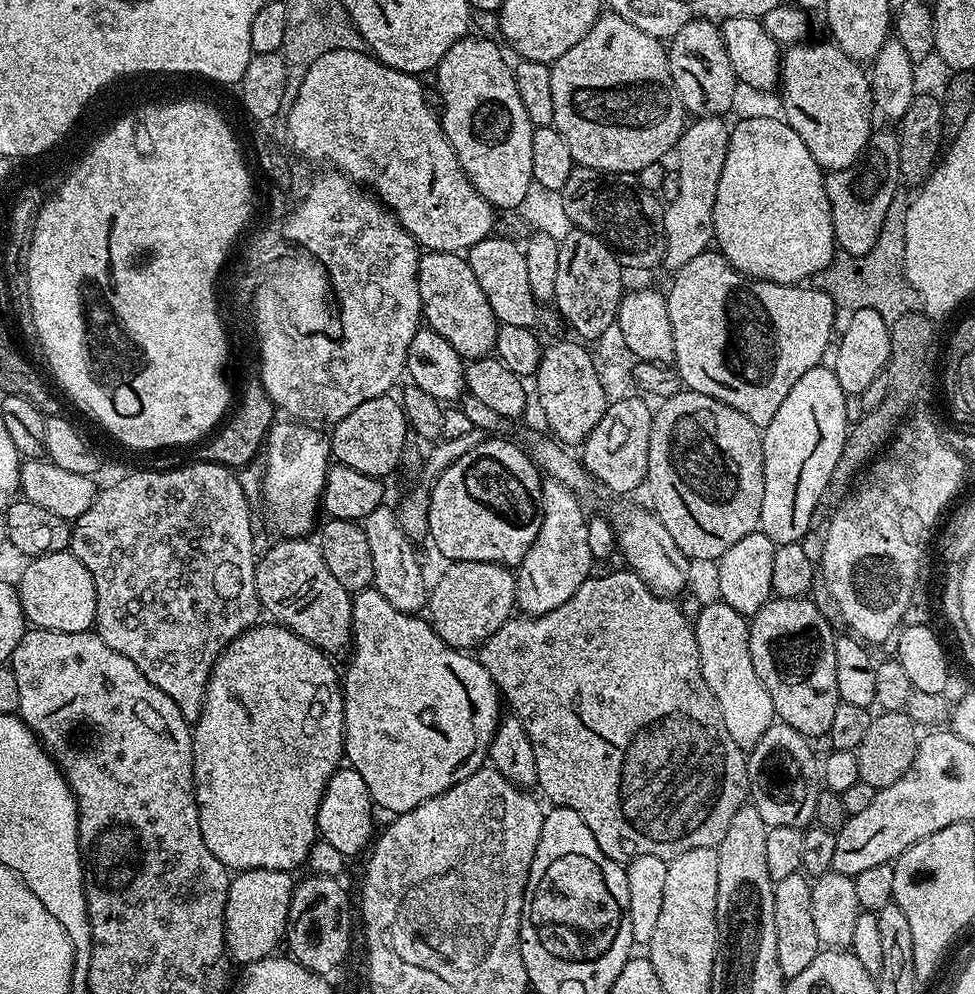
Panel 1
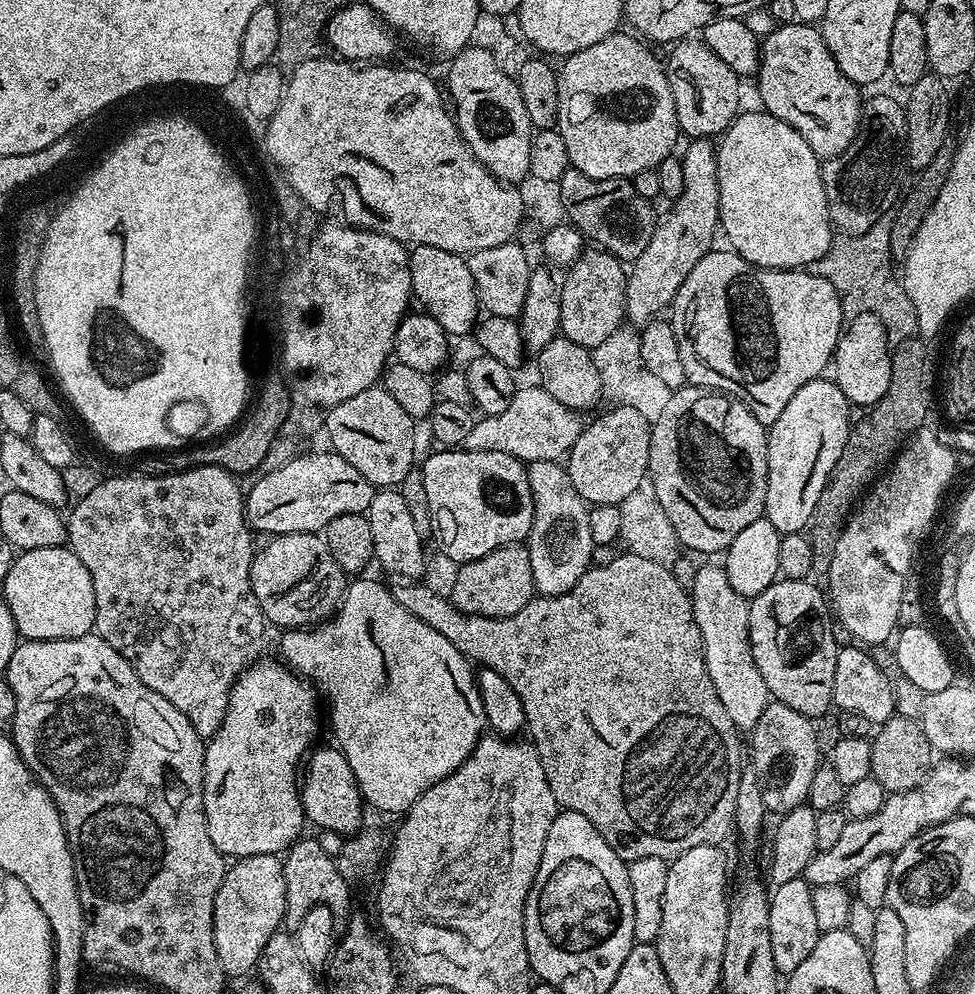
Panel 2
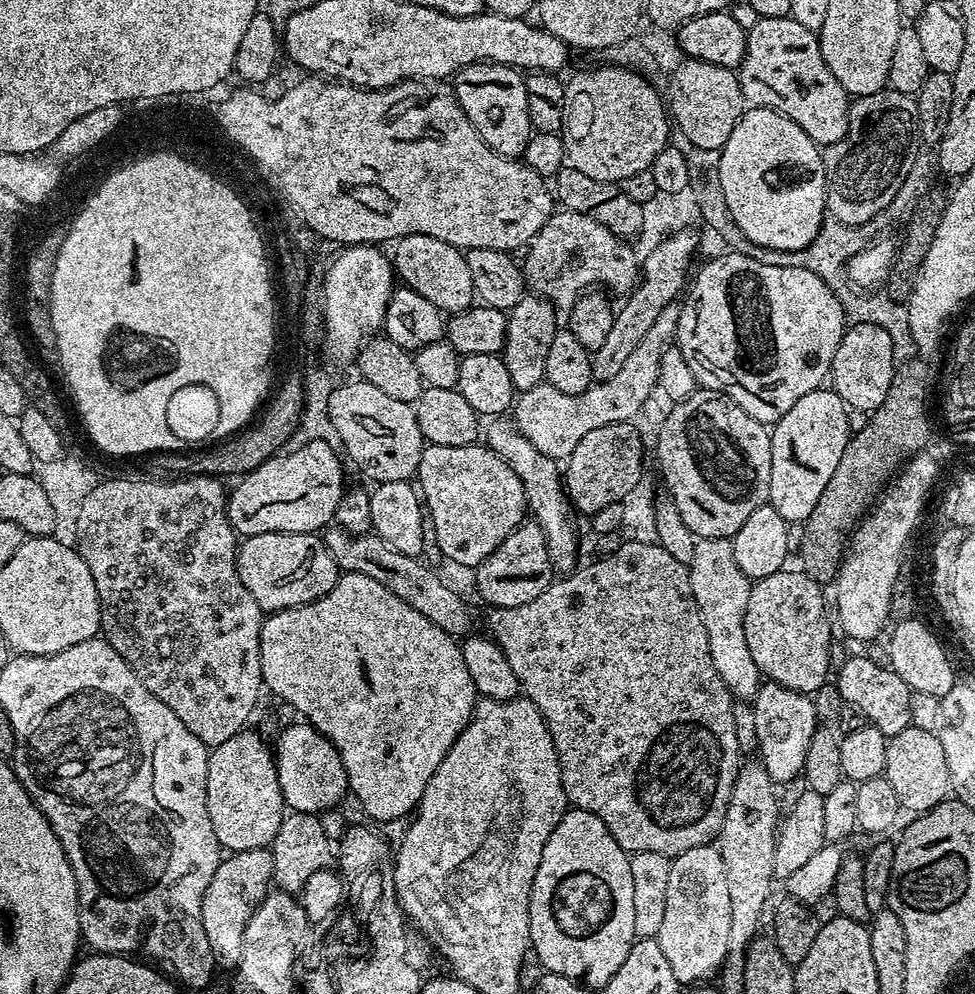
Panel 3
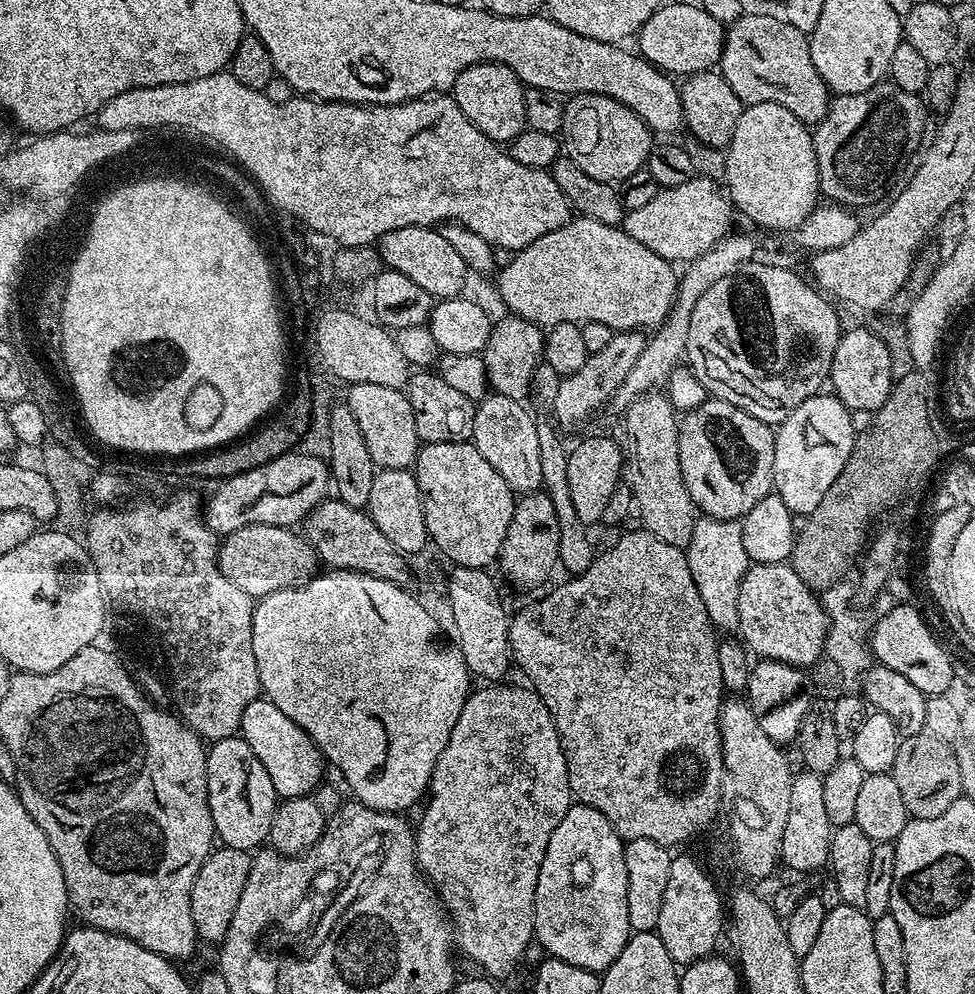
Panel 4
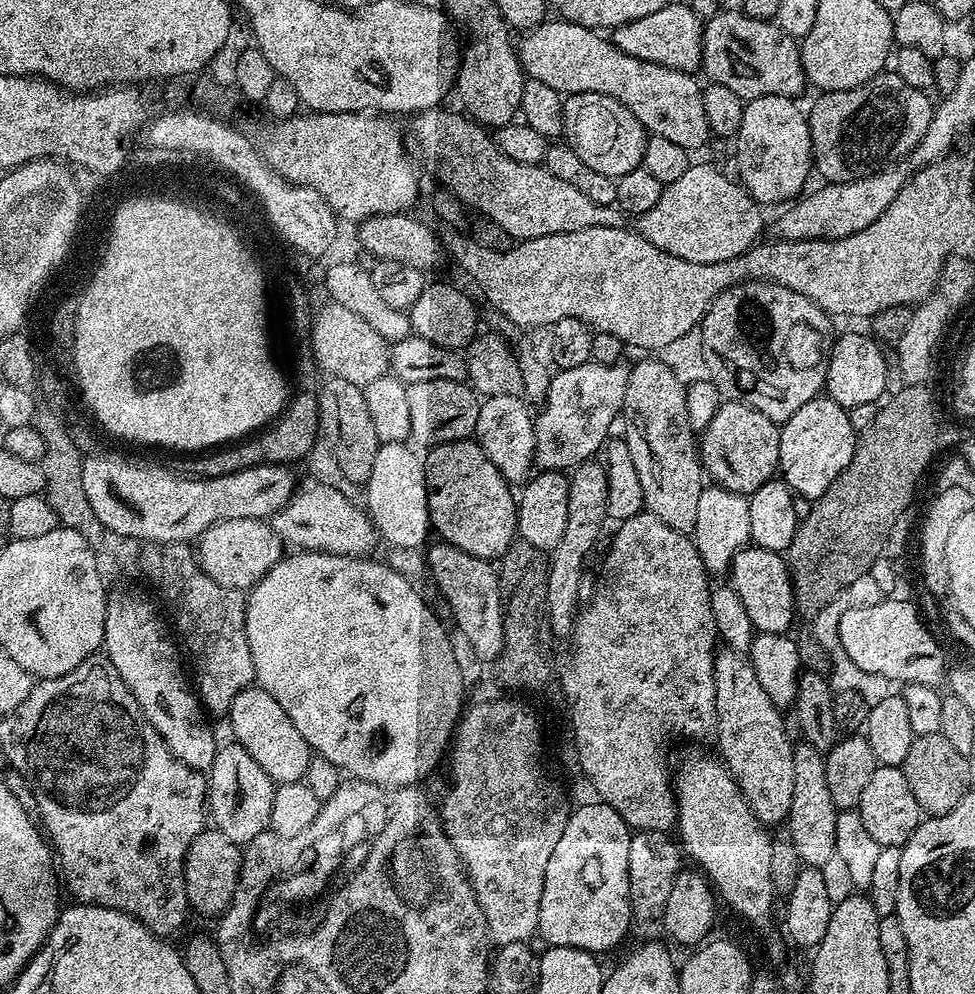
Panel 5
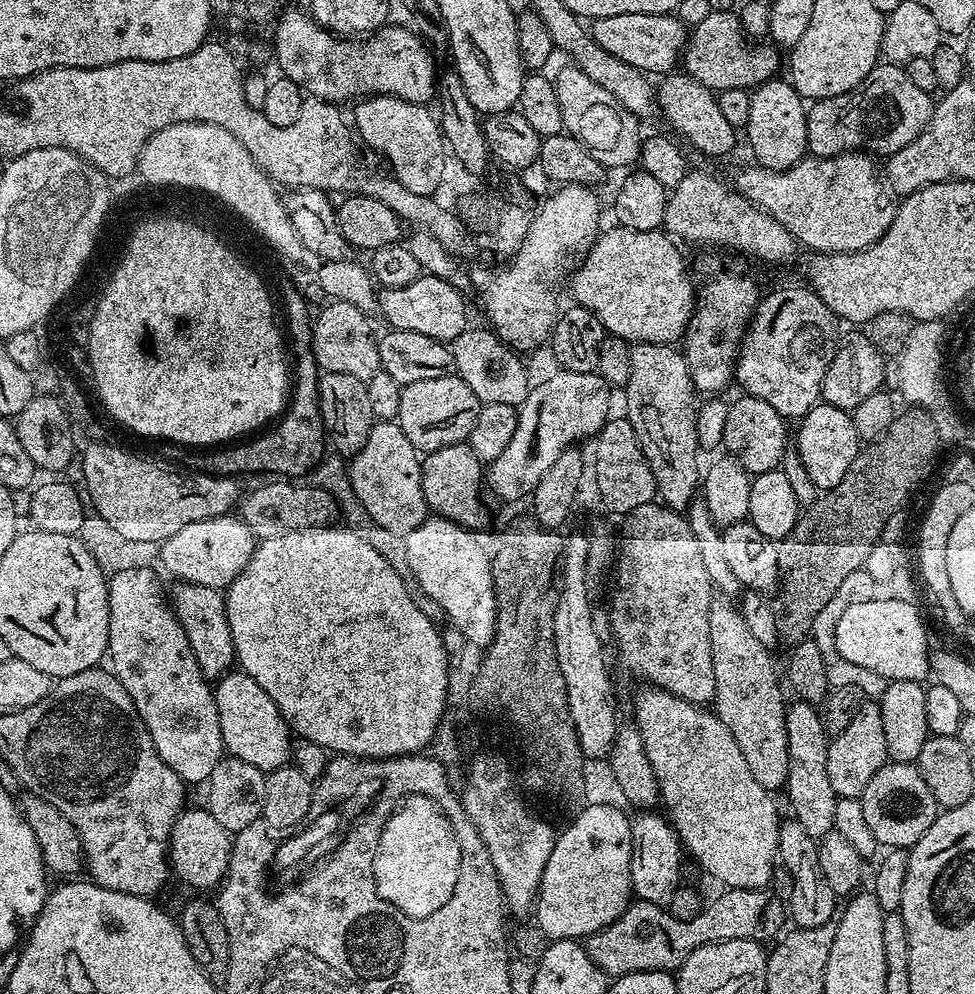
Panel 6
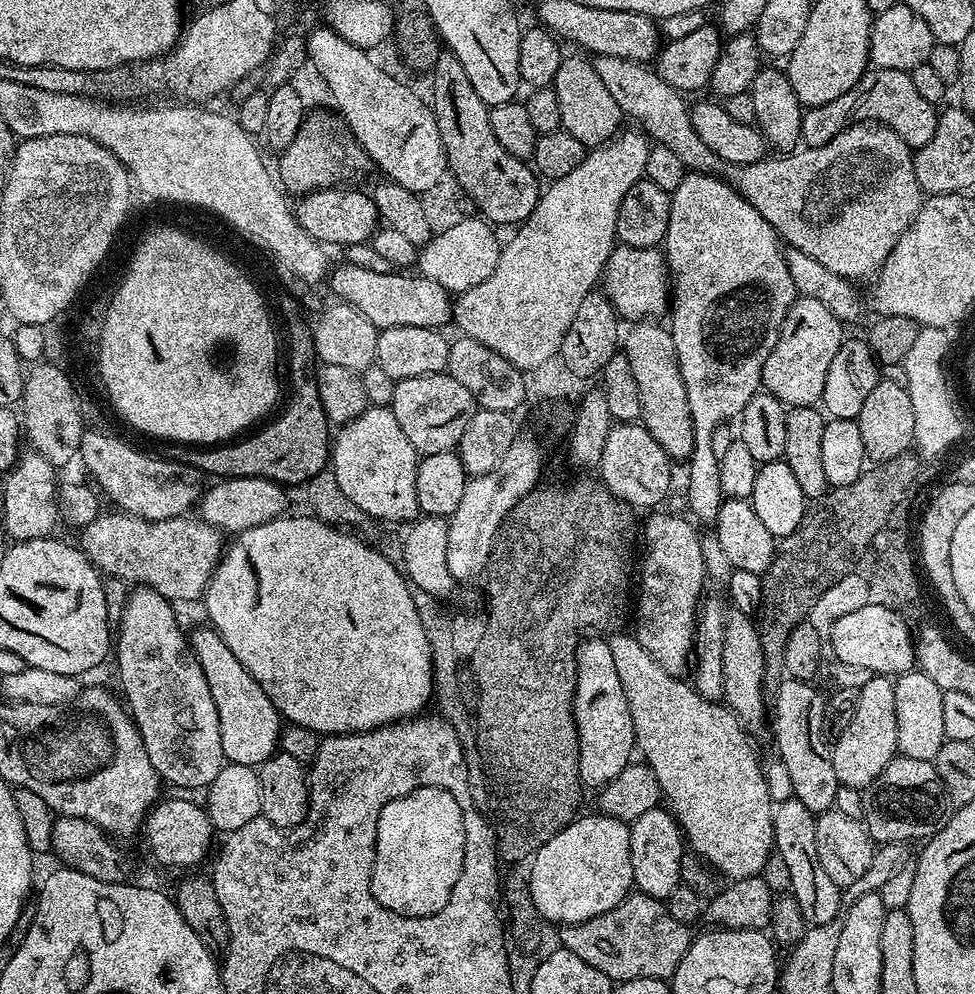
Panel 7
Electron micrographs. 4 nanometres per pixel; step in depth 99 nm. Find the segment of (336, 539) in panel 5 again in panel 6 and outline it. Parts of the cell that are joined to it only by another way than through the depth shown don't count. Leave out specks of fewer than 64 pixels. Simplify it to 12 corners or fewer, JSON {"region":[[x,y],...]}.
{"region":[[276,478],[238,501],[257,538],[323,528],[334,498]]}

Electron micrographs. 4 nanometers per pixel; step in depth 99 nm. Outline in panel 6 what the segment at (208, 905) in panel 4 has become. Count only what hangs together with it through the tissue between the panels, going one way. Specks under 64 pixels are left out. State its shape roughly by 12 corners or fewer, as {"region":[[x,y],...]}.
{"region":[[207,807],[181,812],[168,840],[175,879],[216,890],[234,836]]}

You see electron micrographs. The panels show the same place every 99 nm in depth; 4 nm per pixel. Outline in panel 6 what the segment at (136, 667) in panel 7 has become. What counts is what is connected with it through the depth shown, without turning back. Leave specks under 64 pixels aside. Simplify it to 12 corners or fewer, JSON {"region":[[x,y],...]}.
{"region":[[153,568],[108,579],[108,660],[159,756],[203,785],[213,685]]}

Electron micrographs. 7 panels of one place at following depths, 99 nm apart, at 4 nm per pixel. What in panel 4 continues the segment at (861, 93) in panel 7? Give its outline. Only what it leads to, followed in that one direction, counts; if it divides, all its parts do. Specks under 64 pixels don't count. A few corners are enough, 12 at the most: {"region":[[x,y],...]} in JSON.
{"region":[[891,82],[836,96],[814,128],[821,197],[885,199],[924,136]]}

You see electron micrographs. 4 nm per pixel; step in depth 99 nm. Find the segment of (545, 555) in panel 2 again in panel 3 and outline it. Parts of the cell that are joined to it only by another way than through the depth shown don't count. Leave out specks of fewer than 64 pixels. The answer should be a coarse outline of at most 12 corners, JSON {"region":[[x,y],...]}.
{"region":[[512,418],[486,443],[518,474],[531,519],[557,573],[577,567],[562,468]]}

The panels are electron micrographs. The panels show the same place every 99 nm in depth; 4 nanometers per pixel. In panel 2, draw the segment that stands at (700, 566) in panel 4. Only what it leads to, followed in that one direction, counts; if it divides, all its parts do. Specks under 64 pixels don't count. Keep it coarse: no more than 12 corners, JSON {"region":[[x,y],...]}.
{"region":[[723,567],[690,583],[710,682],[734,727],[770,697],[750,646],[749,601]]}

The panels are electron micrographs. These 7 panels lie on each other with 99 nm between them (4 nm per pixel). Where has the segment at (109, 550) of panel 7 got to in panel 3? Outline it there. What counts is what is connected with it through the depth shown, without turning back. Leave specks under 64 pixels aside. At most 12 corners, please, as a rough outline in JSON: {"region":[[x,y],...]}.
{"region":[[315,532],[241,539],[236,573],[265,614],[342,575]]}

